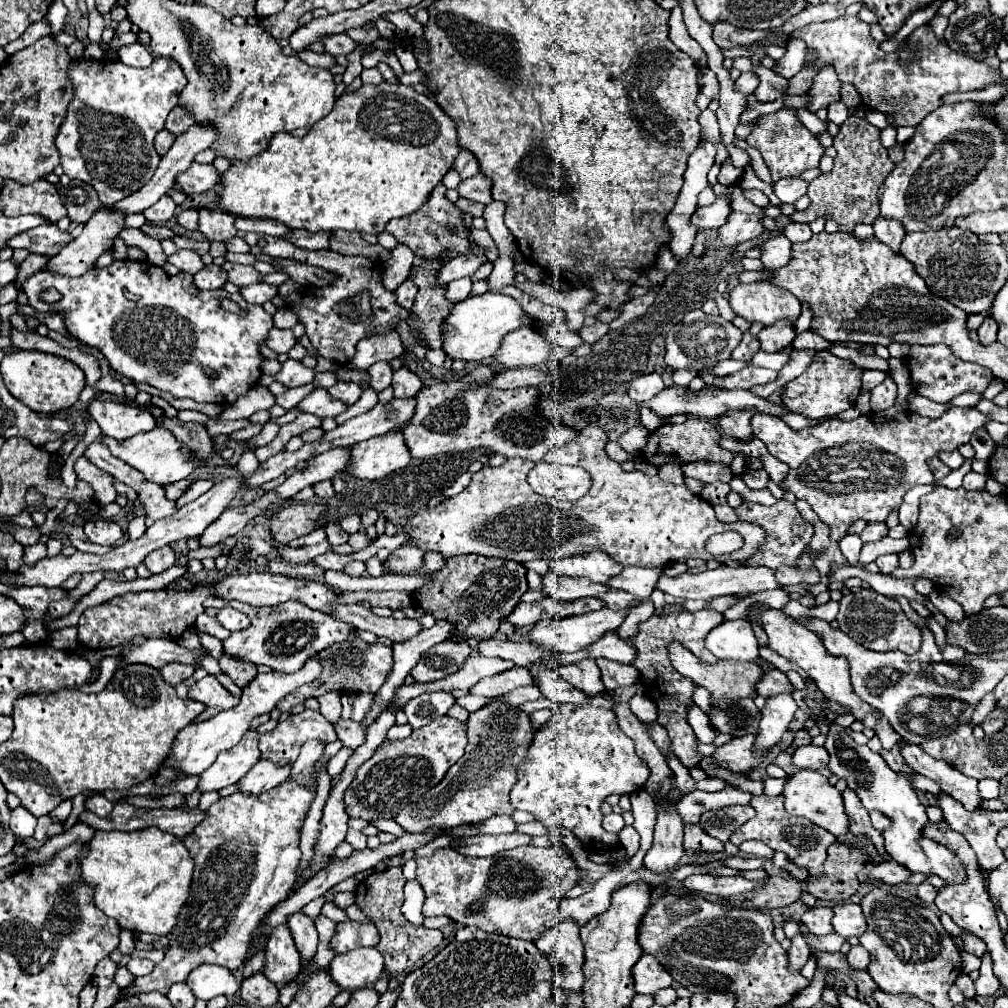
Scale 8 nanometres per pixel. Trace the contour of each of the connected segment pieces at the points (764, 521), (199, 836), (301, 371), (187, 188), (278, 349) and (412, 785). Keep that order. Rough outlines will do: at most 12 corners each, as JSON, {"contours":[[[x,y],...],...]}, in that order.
{"contours":[[[742,501],[738,521],[768,533],[740,565],[776,571],[786,585],[818,585],[816,569],[798,567],[814,527],[792,503]],[[316,787],[216,801],[184,837],[192,893],[122,997],[244,963],[288,897]],[[284,361],[276,375],[262,374],[259,384],[277,381],[288,389],[308,385],[314,369],[300,361]],[[192,165],[178,183],[186,195],[218,185],[212,165]],[[270,329],[266,345],[274,353],[288,353],[296,339],[292,331]],[[444,715],[384,741],[346,789],[350,817],[392,819],[464,755]]]}

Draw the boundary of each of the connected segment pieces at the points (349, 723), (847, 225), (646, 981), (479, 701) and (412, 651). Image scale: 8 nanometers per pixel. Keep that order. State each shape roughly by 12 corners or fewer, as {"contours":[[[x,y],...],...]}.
{"contours":[[[352,719],[334,723],[344,747],[356,749],[364,743],[364,729]],[[850,115],[830,173],[792,221],[834,219],[852,231],[880,213],[894,169],[880,129]],[[652,955],[632,969],[636,993],[670,987],[670,973]],[[466,695],[456,699],[456,705],[468,713],[496,701],[494,697]],[[436,621],[416,637],[392,643],[394,665],[374,703],[364,727],[388,707],[420,655],[442,643],[450,621]]]}

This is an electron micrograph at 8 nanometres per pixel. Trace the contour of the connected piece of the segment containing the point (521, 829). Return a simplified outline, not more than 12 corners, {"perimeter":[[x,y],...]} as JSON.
{"perimeter":[[538,821],[516,825],[516,833],[530,837],[544,835],[548,829]]}

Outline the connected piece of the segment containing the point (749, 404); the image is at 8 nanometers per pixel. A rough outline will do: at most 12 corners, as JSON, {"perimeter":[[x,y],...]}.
{"perimeter":[[664,387],[644,403],[660,419],[730,411],[790,413],[750,391]]}

